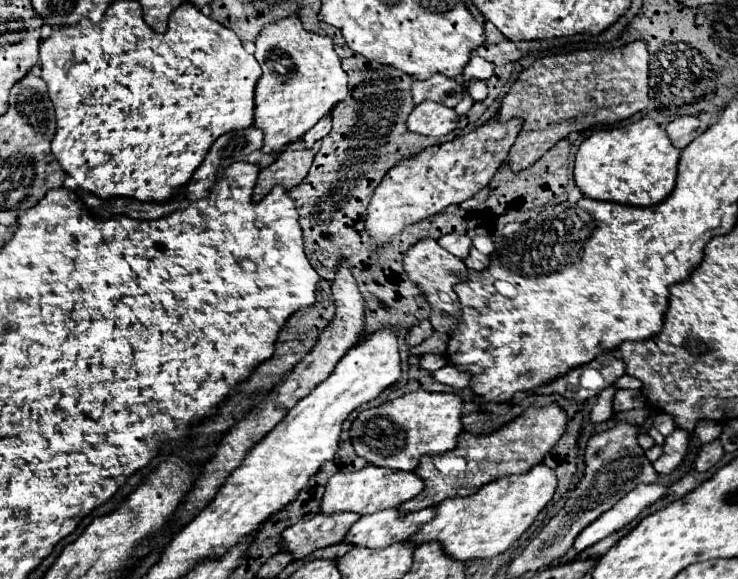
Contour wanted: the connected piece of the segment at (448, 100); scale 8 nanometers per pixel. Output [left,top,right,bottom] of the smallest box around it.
[411,75,463,107]

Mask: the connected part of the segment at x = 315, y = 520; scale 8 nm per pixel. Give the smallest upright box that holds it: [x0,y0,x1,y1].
[283,511,359,559]

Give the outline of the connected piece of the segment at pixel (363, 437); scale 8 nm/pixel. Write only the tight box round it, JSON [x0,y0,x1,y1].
[351,391,463,471]

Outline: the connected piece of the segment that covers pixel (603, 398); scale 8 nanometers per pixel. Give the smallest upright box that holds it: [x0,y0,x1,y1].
[591,385,617,423]

